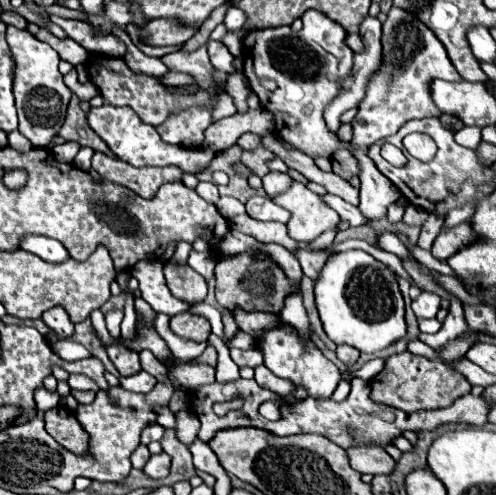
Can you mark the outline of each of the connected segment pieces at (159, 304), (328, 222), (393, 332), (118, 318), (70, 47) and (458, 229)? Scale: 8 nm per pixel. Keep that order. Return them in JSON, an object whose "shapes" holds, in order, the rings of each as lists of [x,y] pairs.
{"shapes":[[[[142,260],[132,268],[132,276],[140,282],[142,298],[152,306],[154,312],[176,316],[190,308],[188,302],[178,300],[166,286],[163,264],[159,260]]],[[[292,182],[292,186],[286,192],[274,196],[272,202],[292,214],[288,222],[288,236],[298,242],[312,242],[324,230],[334,228],[340,222],[336,210],[328,208],[328,204],[324,204],[318,194],[300,182]]],[[[350,250],[350,252],[338,252],[332,254],[324,268],[318,272],[318,278],[314,280],[314,298],[318,316],[322,320],[324,332],[334,344],[346,344],[352,346],[364,354],[374,354],[388,344],[400,340],[406,334],[406,322],[404,322],[404,300],[398,290],[398,280],[394,272],[378,262],[374,256],[362,250]]],[[[110,310],[110,312],[106,314],[106,328],[108,328],[108,332],[110,332],[114,338],[120,336],[120,326],[123,318],[124,312],[122,312],[122,310]]],[[[40,28],[34,36],[36,36],[40,42],[50,44],[50,46],[60,54],[60,60],[66,60],[66,62],[70,62],[72,66],[78,66],[78,64],[82,64],[84,60],[88,60],[88,52],[86,52],[80,44],[76,44],[74,40],[70,40],[70,38],[58,40],[58,38],[52,36],[46,28]]],[[[462,222],[454,228],[448,228],[444,230],[432,244],[430,248],[430,254],[436,258],[436,260],[442,260],[446,262],[454,252],[458,252],[460,248],[464,248],[466,244],[474,244],[478,240],[478,236],[472,232],[472,226],[470,222]]]]}

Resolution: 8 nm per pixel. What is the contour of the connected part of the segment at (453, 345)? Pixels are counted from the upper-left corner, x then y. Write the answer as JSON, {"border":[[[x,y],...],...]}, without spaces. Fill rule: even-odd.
{"border":[[[466,332],[464,336],[458,336],[456,340],[448,342],[438,350],[438,358],[426,358],[426,356],[414,356],[410,352],[392,354],[386,358],[386,366],[380,374],[376,374],[370,382],[372,386],[372,398],[376,402],[384,402],[388,406],[394,406],[404,412],[418,412],[418,410],[434,410],[444,408],[452,404],[456,398],[470,392],[468,380],[460,376],[460,372],[452,370],[452,362],[466,356],[466,352],[478,340],[478,332]]]}

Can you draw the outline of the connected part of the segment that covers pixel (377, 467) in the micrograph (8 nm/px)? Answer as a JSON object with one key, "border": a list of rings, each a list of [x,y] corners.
{"border":[[[370,444],[352,446],[350,450],[346,450],[346,454],[350,460],[350,466],[360,474],[372,474],[372,476],[390,474],[396,464],[384,448],[376,448]]]}

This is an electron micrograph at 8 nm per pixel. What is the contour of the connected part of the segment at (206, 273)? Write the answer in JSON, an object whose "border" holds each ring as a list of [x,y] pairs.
{"border":[[[192,250],[188,256],[188,266],[192,270],[196,270],[198,274],[202,274],[206,280],[214,276],[214,266],[216,266],[218,258],[212,252],[196,252]]]}

